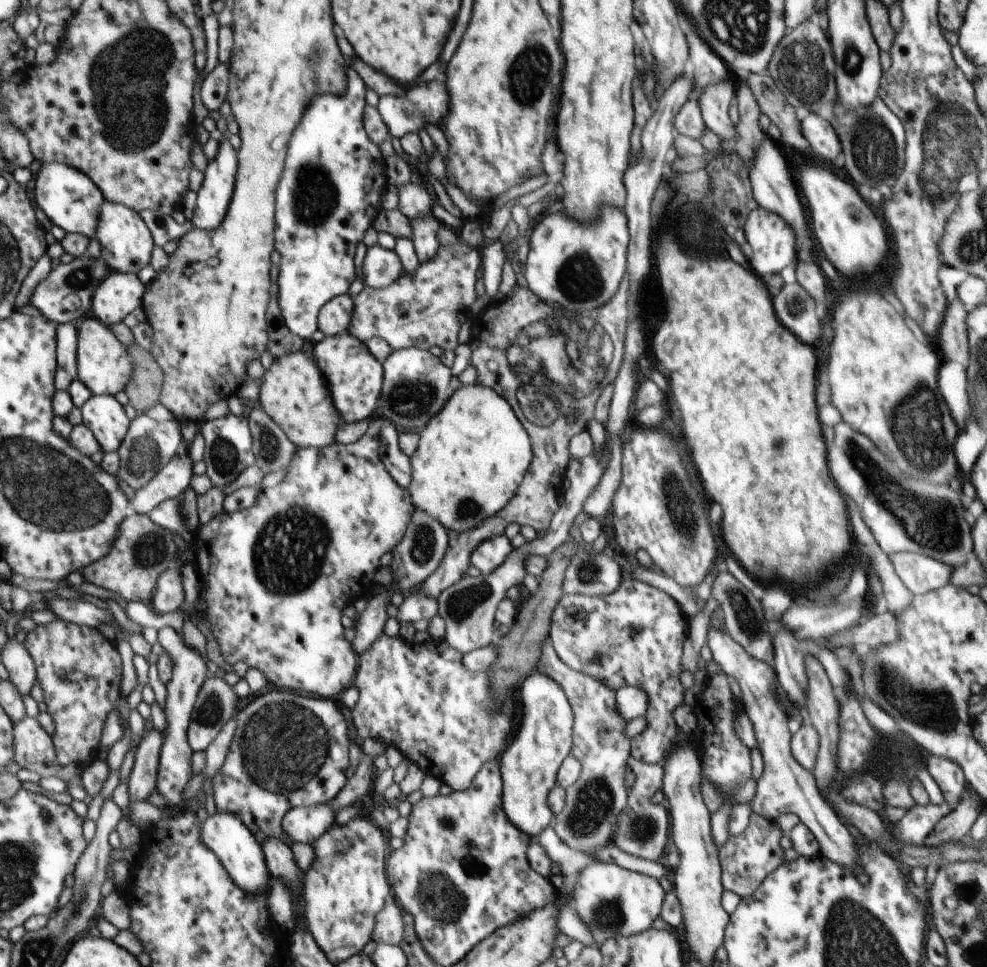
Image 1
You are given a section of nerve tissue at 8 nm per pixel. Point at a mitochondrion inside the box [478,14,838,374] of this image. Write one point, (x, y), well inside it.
(805, 77)

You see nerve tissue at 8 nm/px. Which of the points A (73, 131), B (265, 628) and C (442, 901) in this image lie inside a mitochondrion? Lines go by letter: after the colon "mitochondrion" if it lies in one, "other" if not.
A: other
B: other
C: mitochondrion

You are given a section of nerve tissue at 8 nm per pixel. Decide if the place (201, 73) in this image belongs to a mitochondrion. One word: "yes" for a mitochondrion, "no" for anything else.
no

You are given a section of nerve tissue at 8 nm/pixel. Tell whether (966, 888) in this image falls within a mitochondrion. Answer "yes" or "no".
yes

